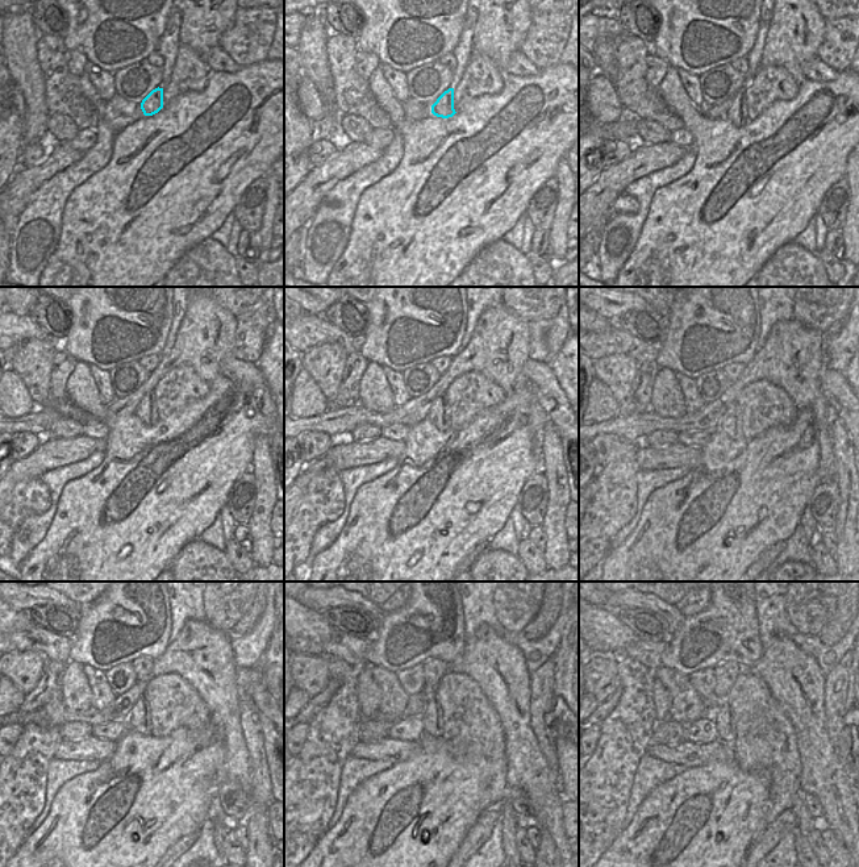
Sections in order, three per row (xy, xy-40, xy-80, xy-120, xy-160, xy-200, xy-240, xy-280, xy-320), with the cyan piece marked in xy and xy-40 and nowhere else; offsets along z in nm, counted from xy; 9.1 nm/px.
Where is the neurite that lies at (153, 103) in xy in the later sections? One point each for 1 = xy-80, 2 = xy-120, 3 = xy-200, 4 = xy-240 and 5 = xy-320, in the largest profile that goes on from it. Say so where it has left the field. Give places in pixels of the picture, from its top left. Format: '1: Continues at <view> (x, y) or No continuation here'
1: Continues at xy-80 (737, 113)
2: Continues at xy-120 (146, 411)
3: Continues at xy-200 (730, 422)
4: Continues at xy-240 (140, 718)
5: Continues at xy-320 (725, 720).

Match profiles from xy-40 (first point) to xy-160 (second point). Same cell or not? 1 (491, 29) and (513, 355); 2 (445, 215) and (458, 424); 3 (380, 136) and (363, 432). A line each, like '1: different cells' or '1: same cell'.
1: same cell
2: different cells
3: different cells

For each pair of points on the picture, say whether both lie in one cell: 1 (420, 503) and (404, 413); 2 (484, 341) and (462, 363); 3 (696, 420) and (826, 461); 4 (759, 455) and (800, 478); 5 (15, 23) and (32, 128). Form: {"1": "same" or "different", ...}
{"1": "different", "2": "same", "3": "same", "4": "same", "5": "same"}

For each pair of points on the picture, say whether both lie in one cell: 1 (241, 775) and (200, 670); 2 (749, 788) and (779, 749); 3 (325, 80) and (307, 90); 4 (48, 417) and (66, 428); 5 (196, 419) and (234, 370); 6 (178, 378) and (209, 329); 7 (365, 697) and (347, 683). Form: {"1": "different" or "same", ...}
{"1": "same", "2": "different", "3": "different", "4": "different", "5": "different", "6": "different", "7": "different"}

